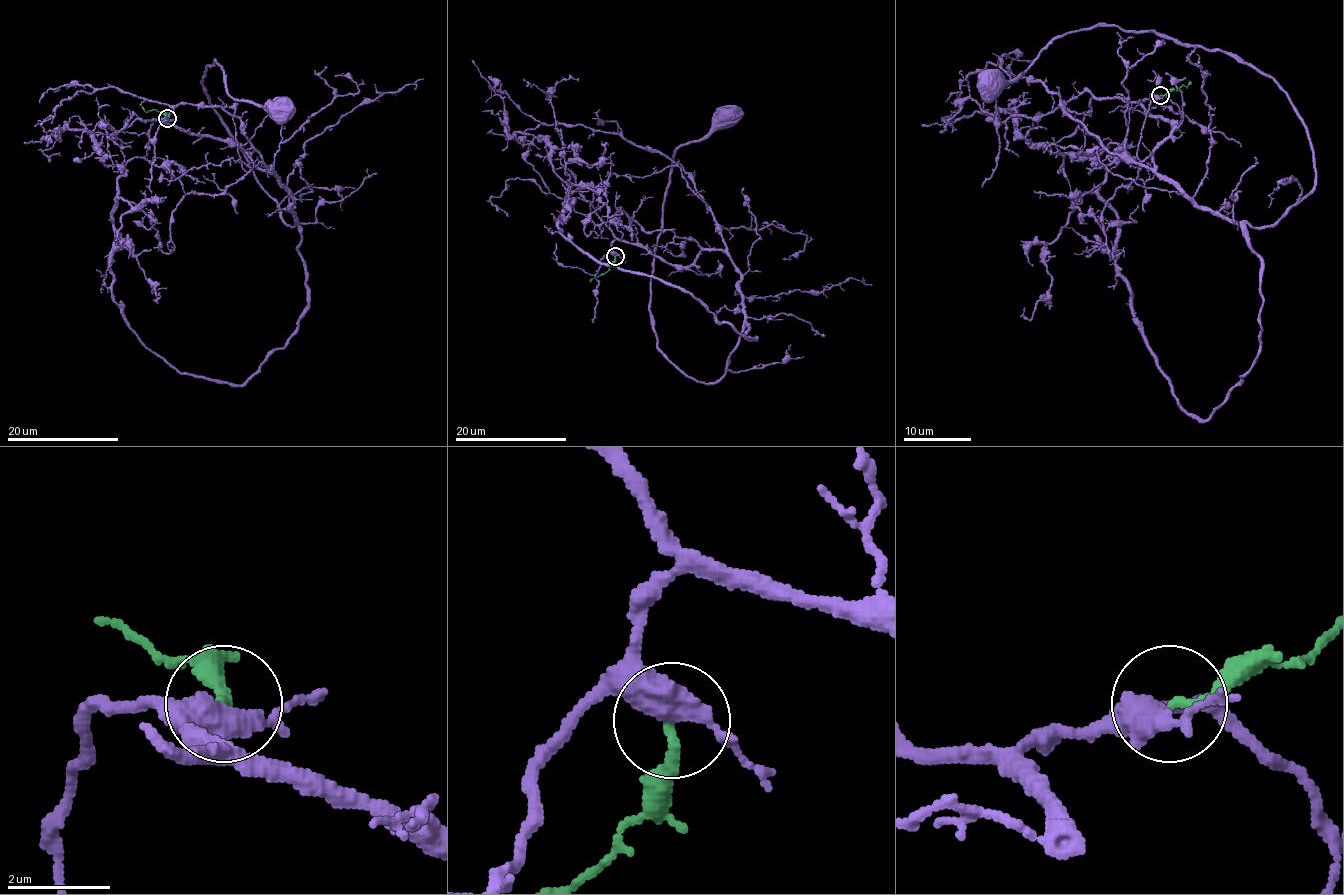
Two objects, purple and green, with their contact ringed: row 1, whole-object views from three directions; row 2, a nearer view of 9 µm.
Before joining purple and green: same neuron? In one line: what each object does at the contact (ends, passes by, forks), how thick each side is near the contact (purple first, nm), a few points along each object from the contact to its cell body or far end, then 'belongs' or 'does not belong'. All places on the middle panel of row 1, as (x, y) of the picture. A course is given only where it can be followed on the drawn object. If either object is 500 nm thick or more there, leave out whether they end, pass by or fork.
purple forks | green ends | 400/190 nm | purple via (615, 255), (724, 251), (745, 326), (714, 383), (657, 347), (651, 275), (672, 155), (728, 119) | green via (615, 255), (615, 262), (604, 273), (590, 280) | does not belong

